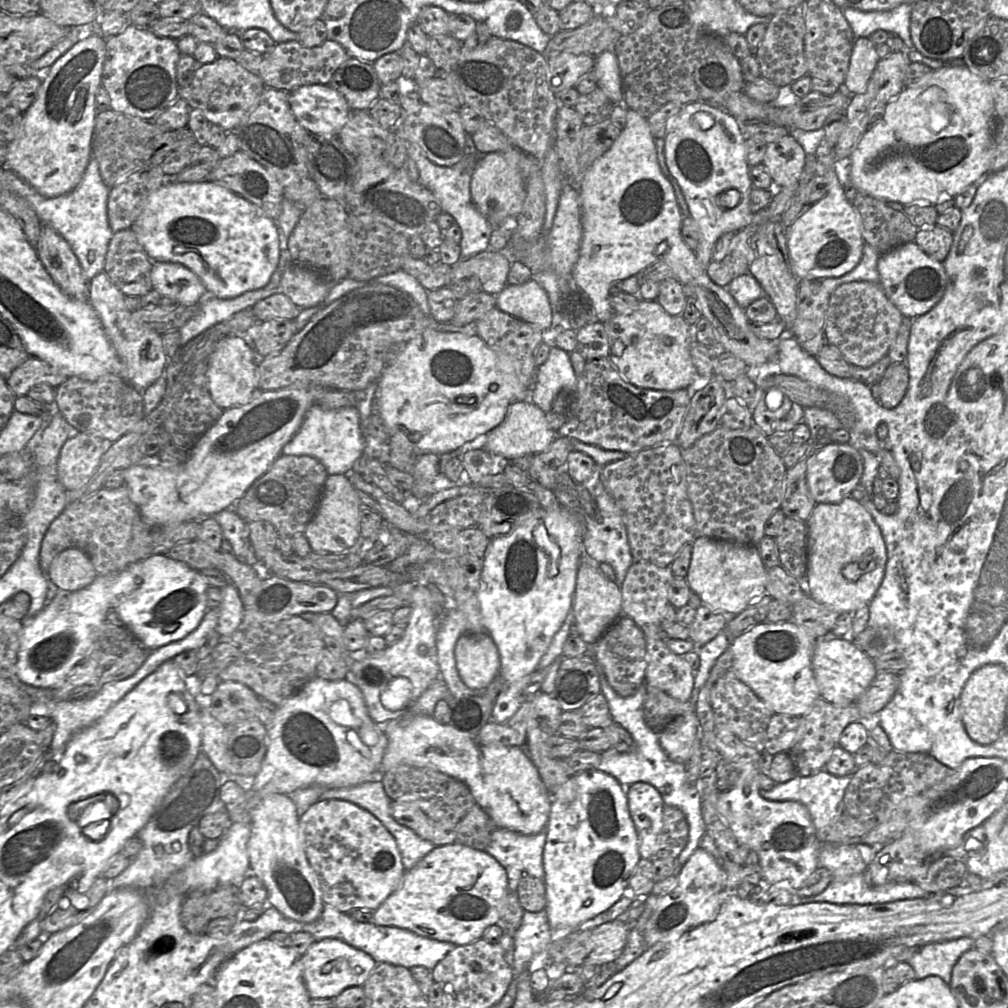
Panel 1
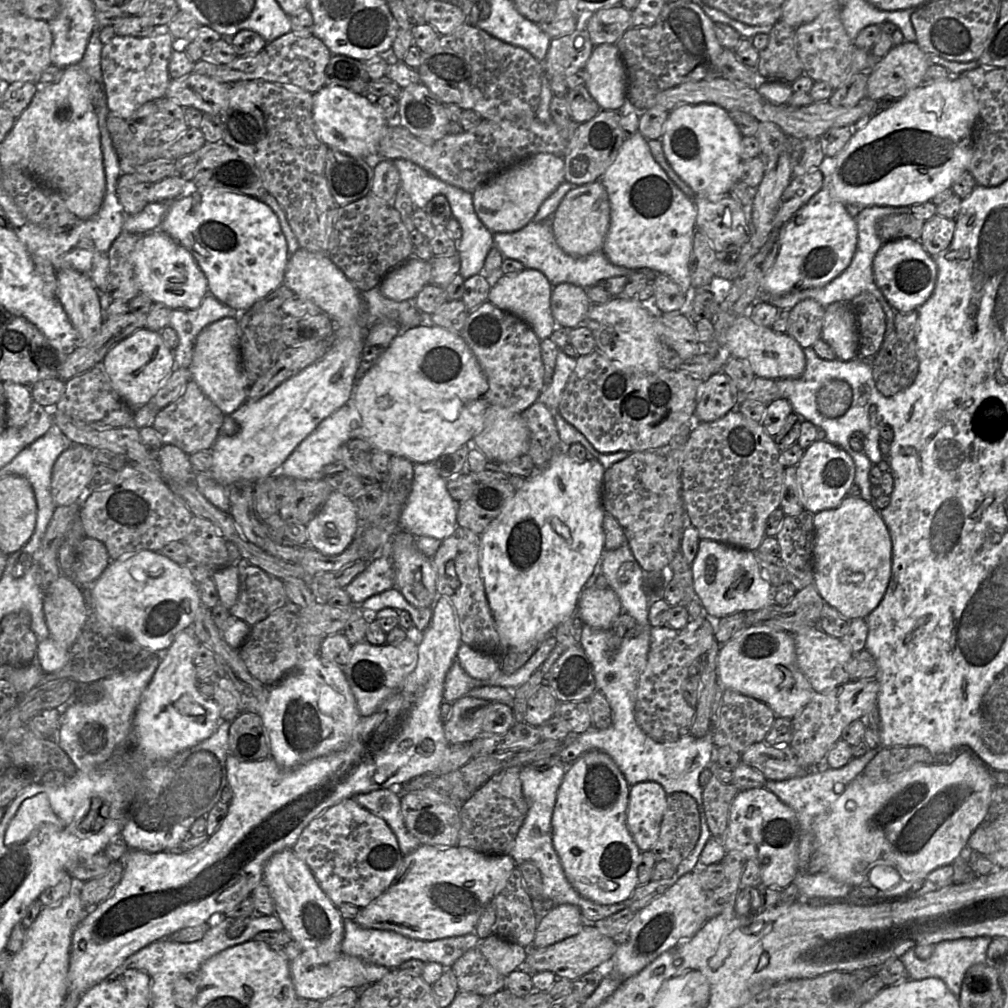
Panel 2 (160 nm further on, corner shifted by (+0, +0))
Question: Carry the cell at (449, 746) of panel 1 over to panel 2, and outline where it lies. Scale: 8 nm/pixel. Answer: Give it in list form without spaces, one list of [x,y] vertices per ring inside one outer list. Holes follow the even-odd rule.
[[[439,596],[432,607],[431,622],[428,628],[423,633],[420,633],[418,638],[418,660],[416,667],[407,676],[398,691],[387,698],[372,715],[360,719],[354,729],[349,743],[344,749],[315,758],[291,770],[281,768],[271,757],[259,761],[242,762],[229,753],[226,758],[227,785],[230,786],[233,791],[233,798],[229,803],[228,813],[218,830],[209,837],[204,846],[192,852],[162,851],[158,853],[148,853],[135,849],[128,849],[125,852],[120,859],[124,865],[124,874],[120,883],[116,886],[109,897],[103,900],[94,909],[89,910],[89,914],[73,932],[68,967],[68,992],[73,991],[85,993],[118,969],[129,957],[151,943],[165,939],[167,936],[186,927],[194,927],[203,923],[212,923],[215,917],[223,916],[225,913],[232,910],[237,904],[249,898],[254,888],[263,882],[263,868],[266,862],[274,854],[285,849],[292,849],[303,829],[327,808],[344,799],[352,798],[356,794],[367,793],[384,788],[397,788],[415,777],[435,771],[441,763],[445,751],[449,746],[439,718],[440,706],[444,702],[444,681],[447,672],[456,661],[457,652],[461,644],[461,631],[454,607],[448,597]]]

